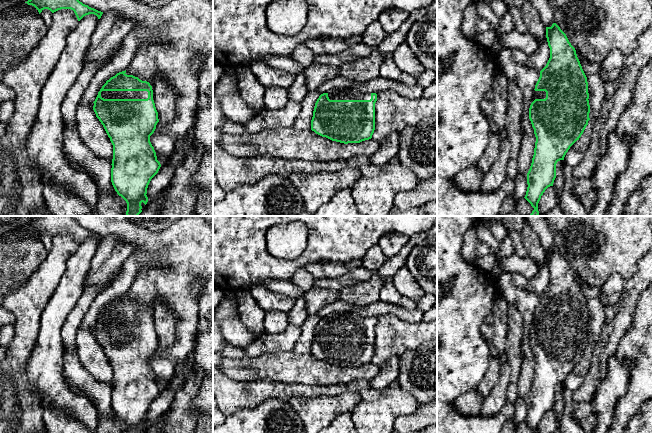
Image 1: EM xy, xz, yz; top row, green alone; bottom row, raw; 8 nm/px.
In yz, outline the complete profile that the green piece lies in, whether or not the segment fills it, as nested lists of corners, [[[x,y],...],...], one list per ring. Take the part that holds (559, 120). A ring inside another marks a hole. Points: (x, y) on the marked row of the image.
[[[556,23],[546,27],[546,38],[550,48],[550,58],[540,71],[529,108],[529,119],[534,129],[536,142],[532,163],[527,173],[528,187],[524,197],[534,208],[528,216],[539,215],[538,203],[545,190],[553,186],[557,162],[564,160],[566,153],[579,140],[590,120],[587,77],[575,48]]]

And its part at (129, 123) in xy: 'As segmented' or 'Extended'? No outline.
Extended

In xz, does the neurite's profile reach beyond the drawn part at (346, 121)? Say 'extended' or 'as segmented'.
extended

